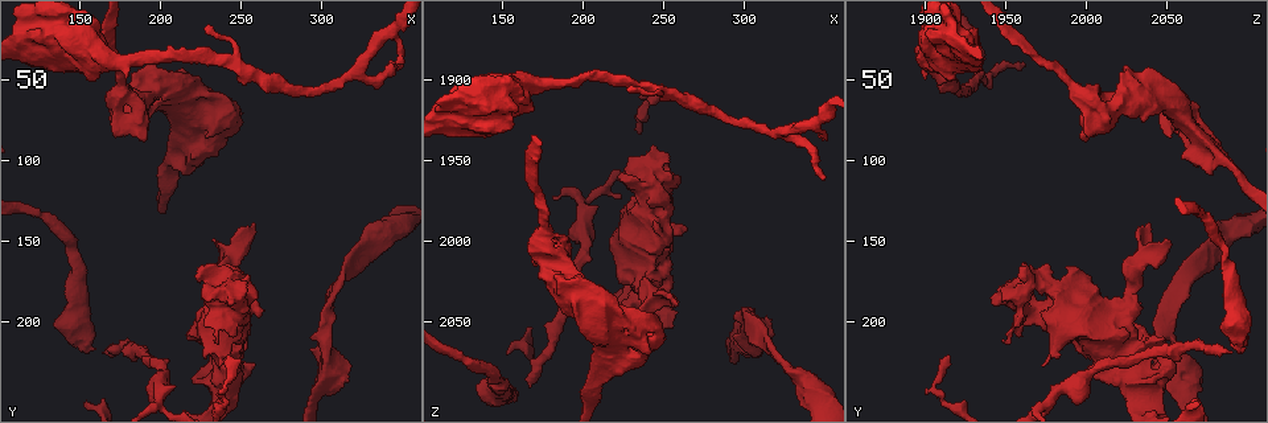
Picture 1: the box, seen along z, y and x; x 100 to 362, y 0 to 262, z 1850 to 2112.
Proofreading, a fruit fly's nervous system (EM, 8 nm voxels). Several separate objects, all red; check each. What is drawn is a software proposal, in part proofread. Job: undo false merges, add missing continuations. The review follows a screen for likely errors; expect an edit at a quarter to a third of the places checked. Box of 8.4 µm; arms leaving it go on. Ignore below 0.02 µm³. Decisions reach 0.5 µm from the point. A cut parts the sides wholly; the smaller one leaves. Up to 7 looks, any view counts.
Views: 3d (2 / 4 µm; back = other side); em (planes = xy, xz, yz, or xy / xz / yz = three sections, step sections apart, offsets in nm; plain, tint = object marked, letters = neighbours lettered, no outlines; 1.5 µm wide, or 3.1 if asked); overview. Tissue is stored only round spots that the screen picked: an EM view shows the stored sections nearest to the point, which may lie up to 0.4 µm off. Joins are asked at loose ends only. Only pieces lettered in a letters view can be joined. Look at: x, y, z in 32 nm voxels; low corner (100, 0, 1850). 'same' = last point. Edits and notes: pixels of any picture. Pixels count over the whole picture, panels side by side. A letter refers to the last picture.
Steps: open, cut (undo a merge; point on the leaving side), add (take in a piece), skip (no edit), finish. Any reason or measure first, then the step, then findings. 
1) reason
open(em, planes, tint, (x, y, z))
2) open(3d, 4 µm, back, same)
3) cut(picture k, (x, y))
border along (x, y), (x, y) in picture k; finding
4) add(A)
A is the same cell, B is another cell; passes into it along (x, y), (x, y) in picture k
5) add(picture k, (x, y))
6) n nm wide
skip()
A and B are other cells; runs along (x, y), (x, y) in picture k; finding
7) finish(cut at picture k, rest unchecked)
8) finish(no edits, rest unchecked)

thick turns thin
open(em, xz, step 8, tint, (296, 246, 2062))

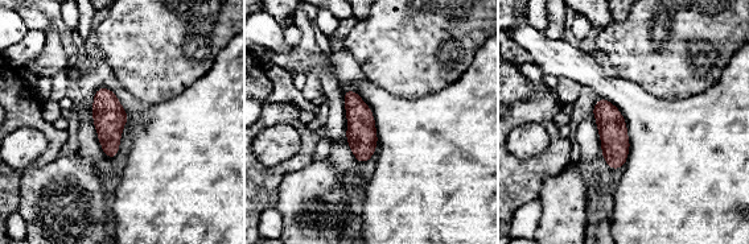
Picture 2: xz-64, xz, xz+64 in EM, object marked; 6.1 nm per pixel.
open(em, yz, step 4, letters, same)

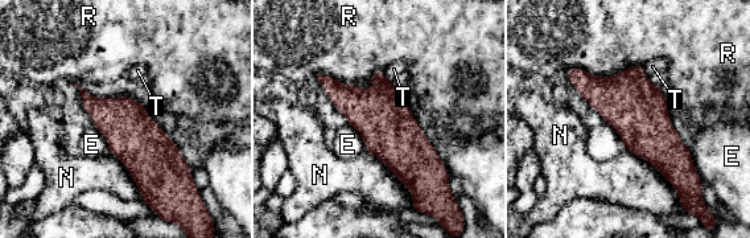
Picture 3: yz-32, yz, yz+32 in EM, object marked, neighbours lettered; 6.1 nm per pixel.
300 nm wide
skip()
E, N, R and T are other cells; border along (604, 120), (619, 136), (626, 151) in picture 3; one neuron here

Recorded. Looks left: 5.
calibre changes
open(3d, 4 µm, (332, 146, 2082))

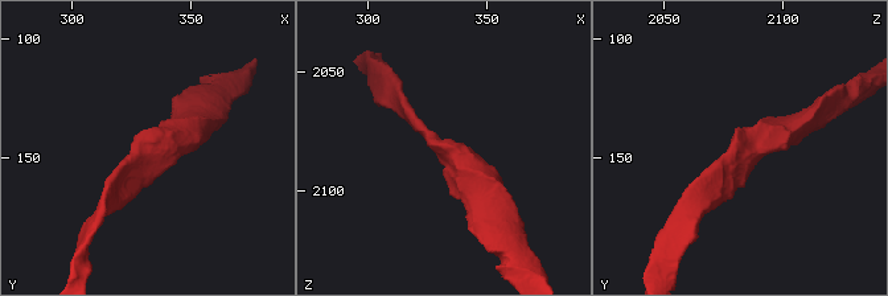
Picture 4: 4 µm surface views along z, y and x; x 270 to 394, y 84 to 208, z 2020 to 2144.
need the tissue
open(em, planes, letters, (333, 148, 2082))

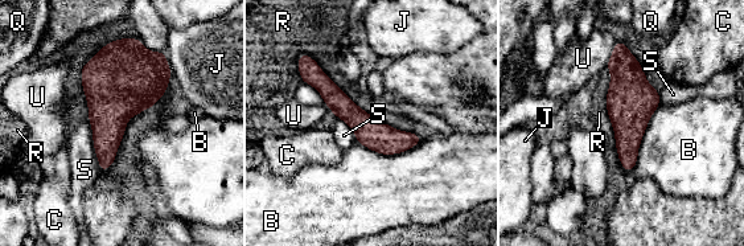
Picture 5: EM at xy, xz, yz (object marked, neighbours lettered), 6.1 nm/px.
skip()
B, C, J, Q, R, S and U are other cells; border along (312, 57), (360, 107) in picture 5; one neuron here

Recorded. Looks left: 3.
abrupt turn
open(em, planes, letters, (242, 160, 2032))

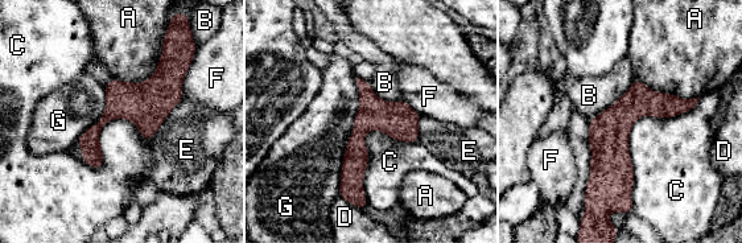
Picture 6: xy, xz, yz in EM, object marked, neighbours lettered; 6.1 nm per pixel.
skip()
A, B, C, D, E, F and G are other cells; continuous, no second neuron

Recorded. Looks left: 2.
finish(no edits, rest unchecked)

